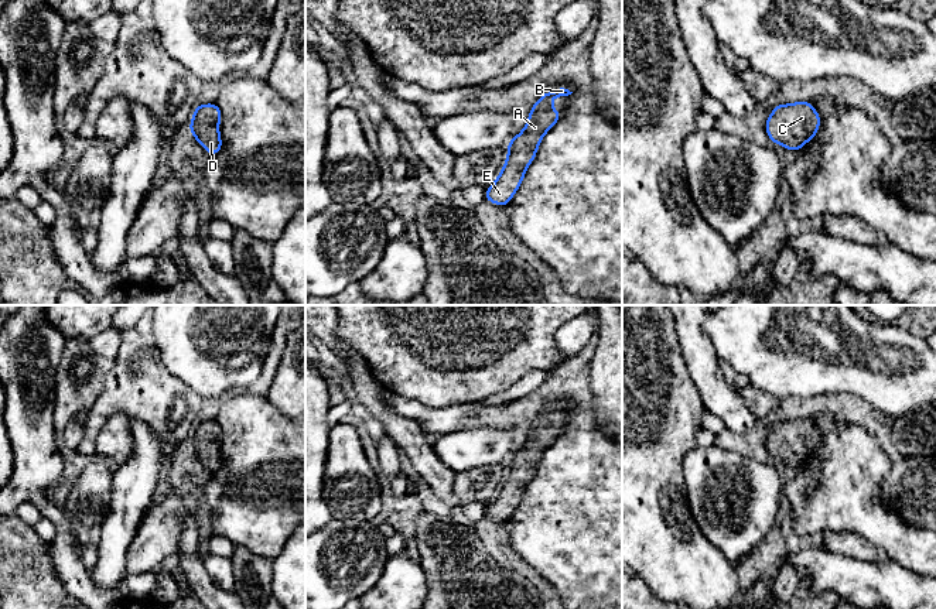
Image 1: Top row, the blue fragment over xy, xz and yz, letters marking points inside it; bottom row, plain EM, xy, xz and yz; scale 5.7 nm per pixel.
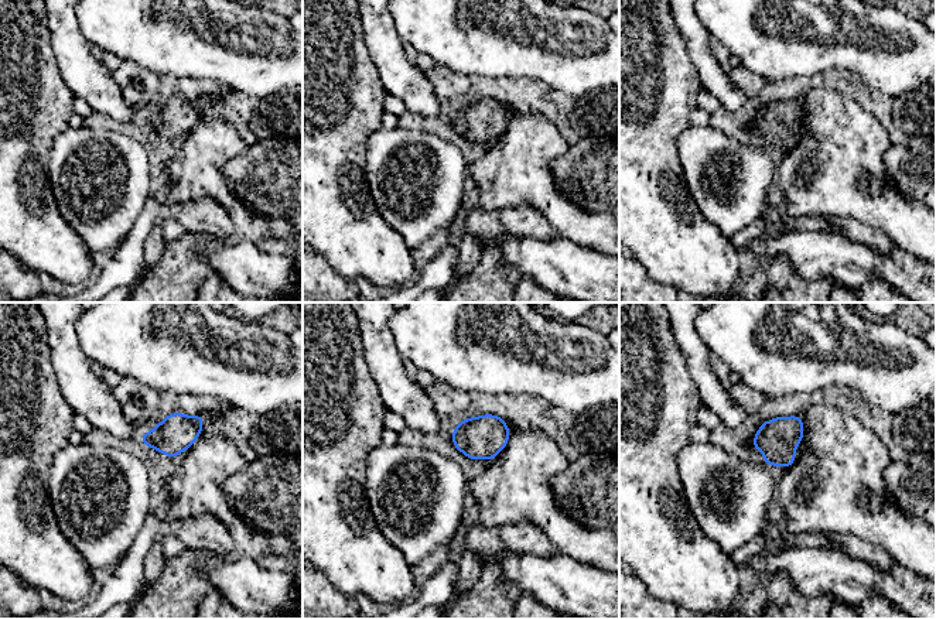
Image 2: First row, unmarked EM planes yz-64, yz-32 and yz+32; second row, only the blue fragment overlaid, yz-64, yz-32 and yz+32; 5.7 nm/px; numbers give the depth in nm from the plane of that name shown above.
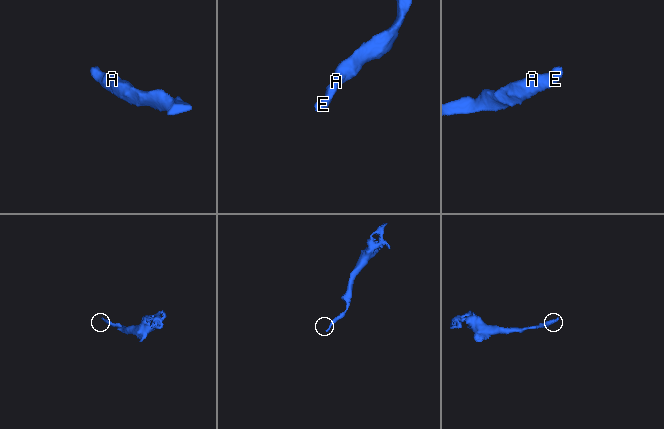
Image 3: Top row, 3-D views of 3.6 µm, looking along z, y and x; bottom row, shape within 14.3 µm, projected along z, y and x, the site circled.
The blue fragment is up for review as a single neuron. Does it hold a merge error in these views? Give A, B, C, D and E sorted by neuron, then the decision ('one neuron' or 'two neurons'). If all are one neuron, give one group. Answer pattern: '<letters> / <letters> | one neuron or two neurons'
A B C D E | one neuron

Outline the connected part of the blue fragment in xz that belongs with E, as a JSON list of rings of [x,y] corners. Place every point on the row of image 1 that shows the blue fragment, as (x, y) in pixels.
[[[560,88],[554,92],[544,92],[542,97],[532,106],[526,126],[508,144],[506,162],[493,181],[488,187],[485,199],[499,206],[506,206],[519,189],[527,167],[537,154],[537,147],[543,136],[553,129],[561,117],[561,113],[553,109],[553,97],[564,97],[571,95],[568,89]]]

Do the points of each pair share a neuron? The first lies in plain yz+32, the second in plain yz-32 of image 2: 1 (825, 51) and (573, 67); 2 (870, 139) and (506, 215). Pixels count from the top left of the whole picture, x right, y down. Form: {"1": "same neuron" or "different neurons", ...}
{"1": "same neuron", "2": "different neurons"}

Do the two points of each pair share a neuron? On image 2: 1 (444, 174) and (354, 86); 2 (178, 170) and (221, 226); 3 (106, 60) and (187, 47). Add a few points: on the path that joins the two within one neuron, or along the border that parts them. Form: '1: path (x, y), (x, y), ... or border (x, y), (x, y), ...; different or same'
1: border (382, 126), (369, 136), (364, 156); different
2: border (178, 205), (187, 201), (215, 199), (231, 215); different
3: border (105, 51), (115, 52), (123, 61); different

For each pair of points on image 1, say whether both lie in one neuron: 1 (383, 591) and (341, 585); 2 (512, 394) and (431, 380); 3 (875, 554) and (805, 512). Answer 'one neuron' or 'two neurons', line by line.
1: two neurons
2: two neurons
3: two neurons

